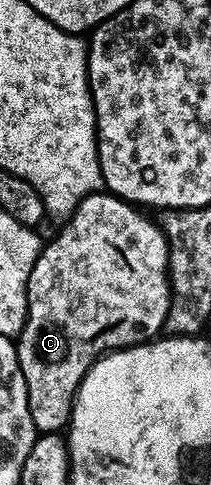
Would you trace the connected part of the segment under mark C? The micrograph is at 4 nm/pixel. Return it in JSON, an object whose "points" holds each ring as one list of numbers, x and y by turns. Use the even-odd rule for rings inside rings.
{"points":[[98,191,81,200,81,205,64,222,61,234,53,242,42,248,39,259,29,276,27,282,27,299,29,300,29,314,25,317,25,325,20,331,19,340,16,342,19,367,25,376,27,391,29,392,29,406,31,407,31,419,35,423,38,434,55,433,64,430,69,424,69,416,73,410,73,399,77,395,77,388,81,380,87,375,93,362,106,351,114,349,128,349,130,345,140,345,152,341,165,328,165,320,169,314,169,304,173,298,171,282,169,279,169,241,165,238,164,228,157,225,149,217,144,217,138,206,114,197,108,191]]}

